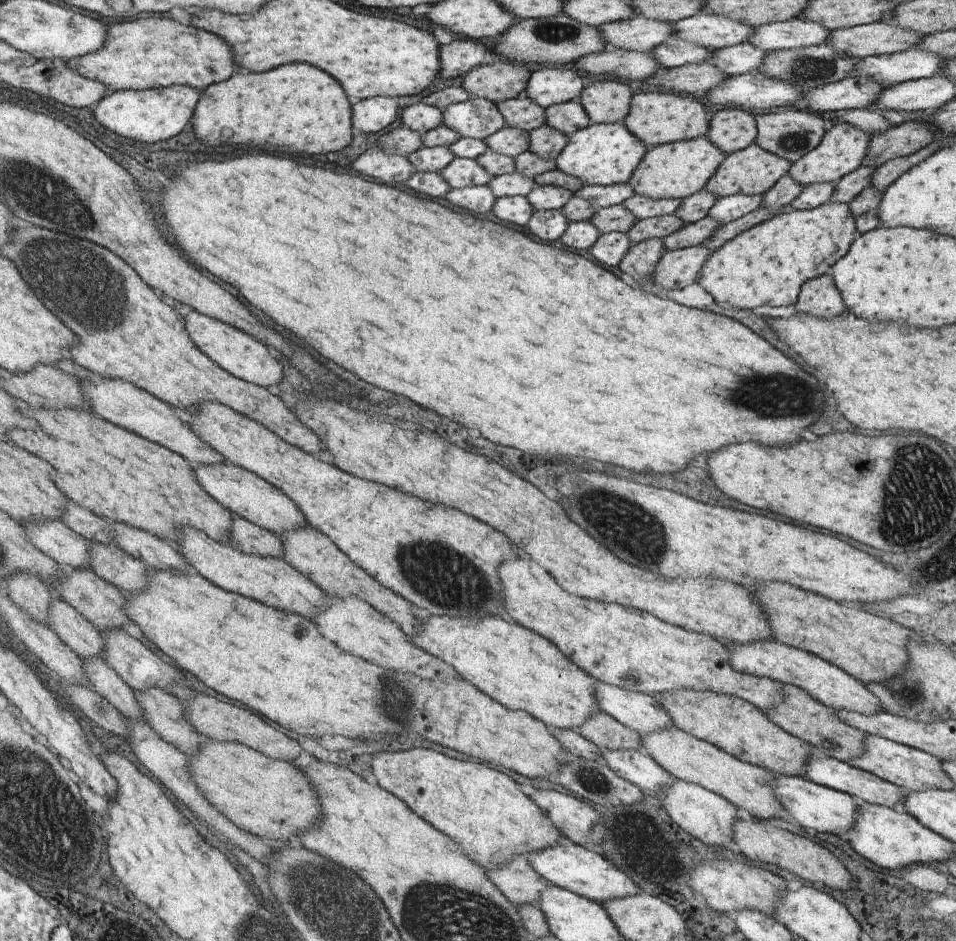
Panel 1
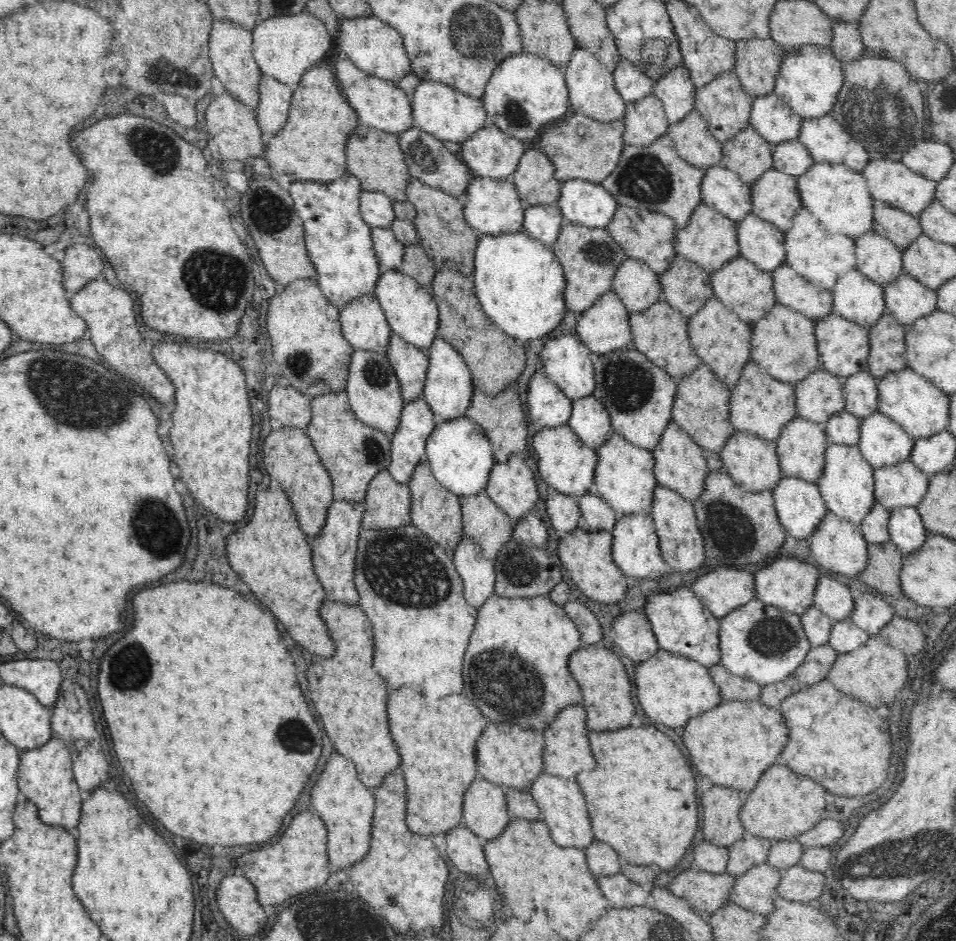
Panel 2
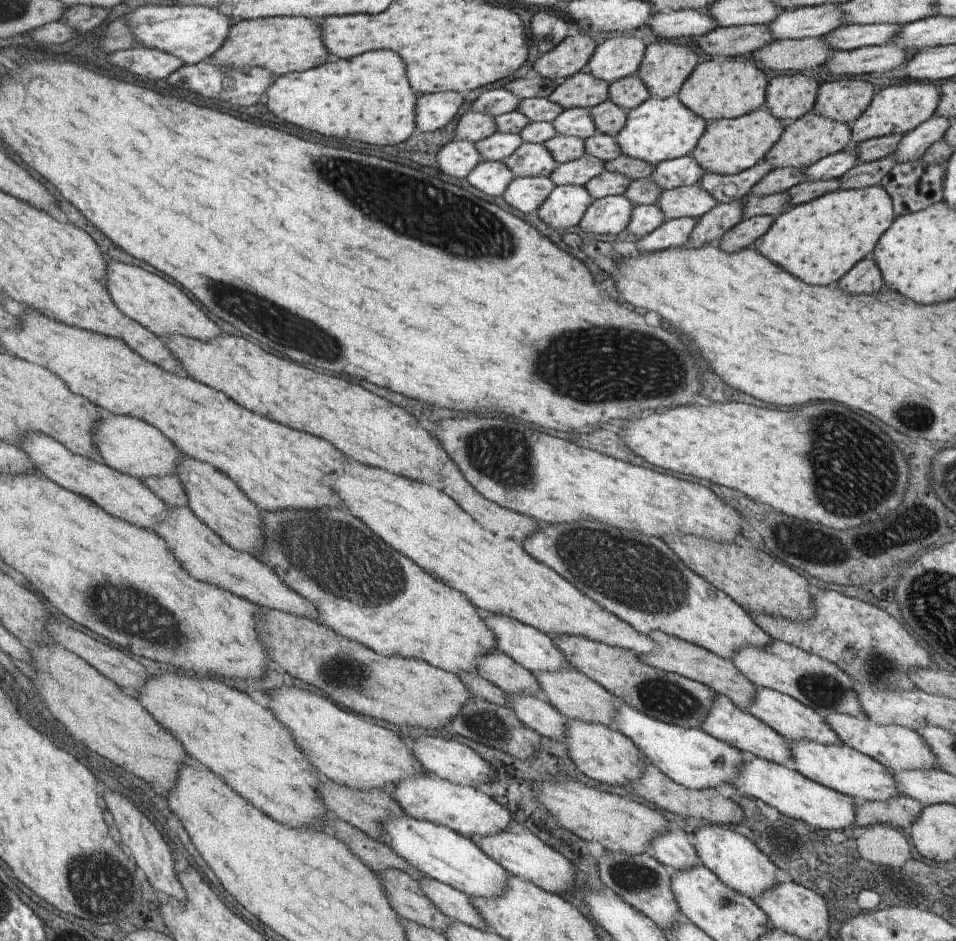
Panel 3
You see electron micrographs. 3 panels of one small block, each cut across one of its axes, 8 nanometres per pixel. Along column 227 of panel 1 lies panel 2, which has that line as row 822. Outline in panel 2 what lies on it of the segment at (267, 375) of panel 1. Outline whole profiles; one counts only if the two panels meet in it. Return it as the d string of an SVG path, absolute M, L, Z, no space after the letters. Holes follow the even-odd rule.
M334 754L326 764L324 774L320 776L312 794L314 810L323 820L327 828L327 852L329 863L337 871L344 871L354 866L354 860L360 862L368 854L371 842L371 821L374 820L375 797L358 777L355 764Z

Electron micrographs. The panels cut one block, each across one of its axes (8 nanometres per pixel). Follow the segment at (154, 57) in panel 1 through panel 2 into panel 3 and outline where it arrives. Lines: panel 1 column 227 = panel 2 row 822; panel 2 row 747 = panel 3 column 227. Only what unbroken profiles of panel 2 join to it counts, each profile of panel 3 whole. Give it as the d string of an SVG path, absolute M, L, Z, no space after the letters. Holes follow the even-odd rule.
M304 16L245 19L232 24L228 38L213 52L215 66L263 68L273 78L301 72L323 64L327 50L321 44L318 20Z

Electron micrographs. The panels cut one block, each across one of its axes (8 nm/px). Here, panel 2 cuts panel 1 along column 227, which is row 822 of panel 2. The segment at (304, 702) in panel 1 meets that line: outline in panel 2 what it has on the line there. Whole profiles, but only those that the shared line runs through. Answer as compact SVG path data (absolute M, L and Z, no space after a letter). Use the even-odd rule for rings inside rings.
M651 724L635 728L616 729L608 734L590 734L592 750L598 760L598 768L578 776L578 784L588 802L591 830L598 841L608 844L626 863L656 870L672 871L684 860L698 830L698 800L690 761L674 746L666 734Z

